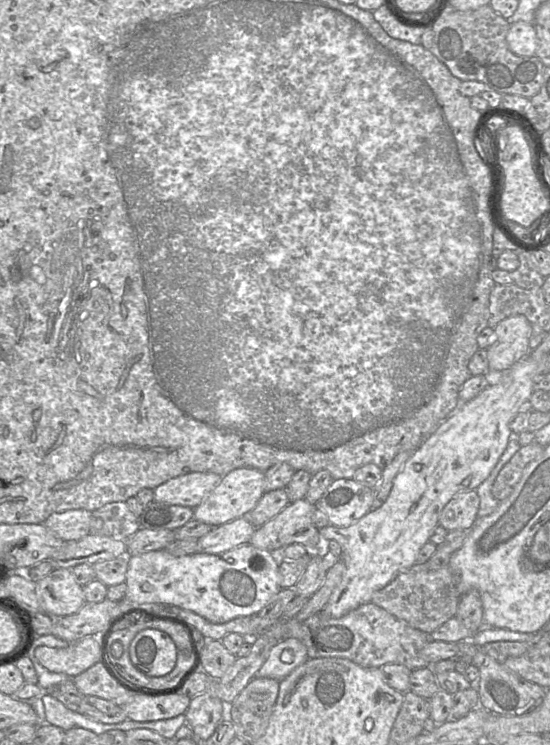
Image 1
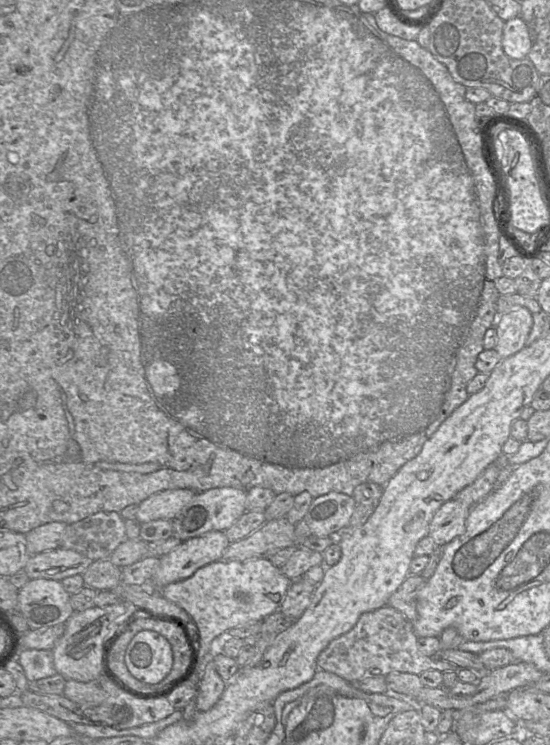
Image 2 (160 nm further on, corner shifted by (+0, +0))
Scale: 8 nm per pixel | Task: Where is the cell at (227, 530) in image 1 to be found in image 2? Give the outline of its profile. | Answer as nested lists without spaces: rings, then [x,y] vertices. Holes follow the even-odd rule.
[[[211,531],[183,541],[160,557],[148,585],[155,589],[191,577],[199,568],[222,559],[230,542],[222,531]]]

